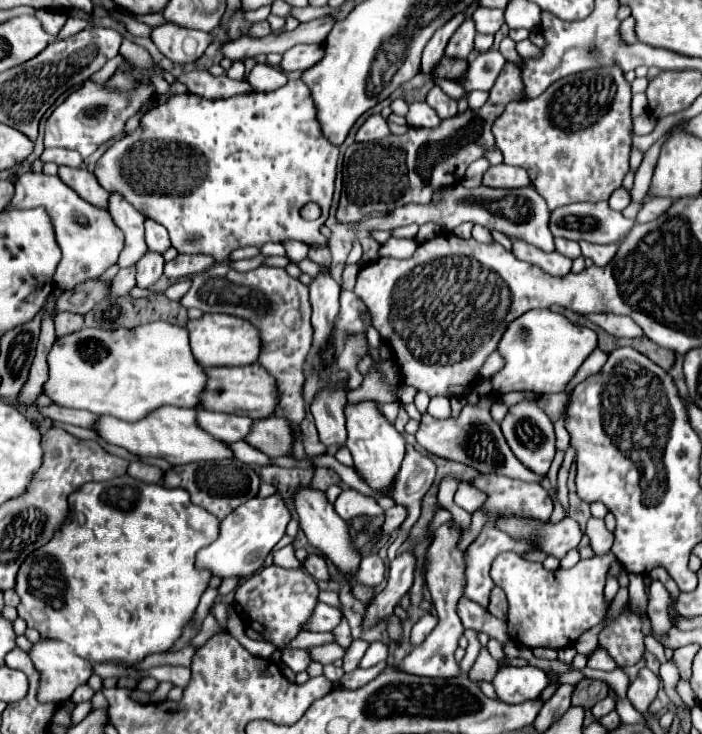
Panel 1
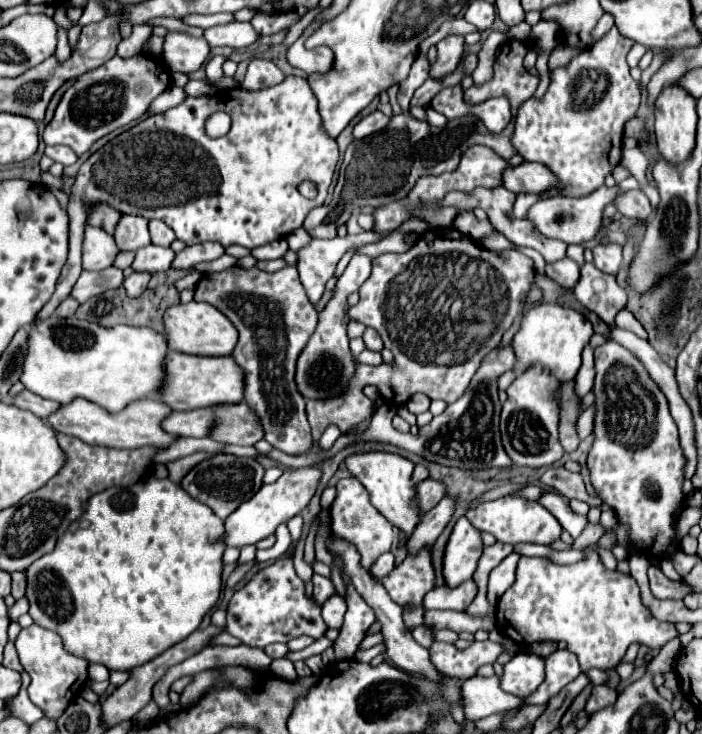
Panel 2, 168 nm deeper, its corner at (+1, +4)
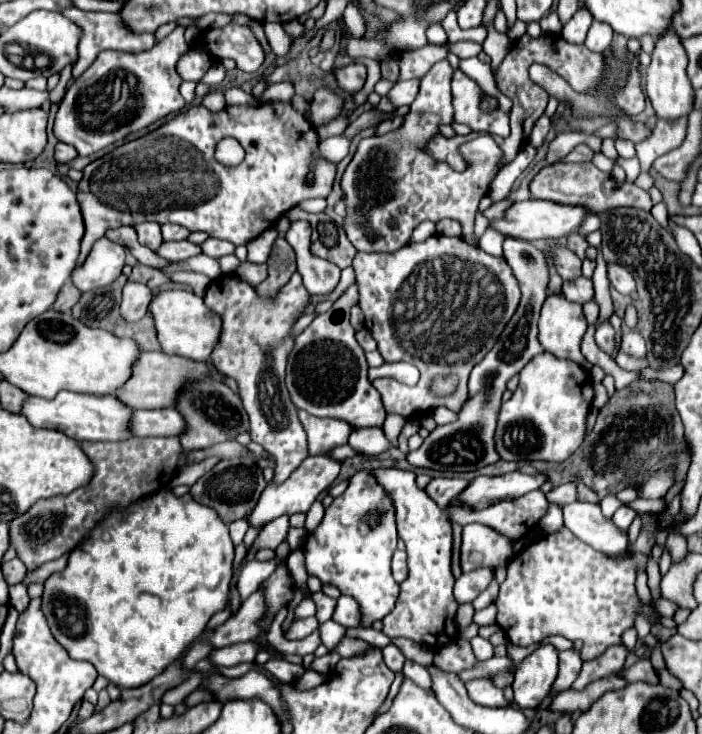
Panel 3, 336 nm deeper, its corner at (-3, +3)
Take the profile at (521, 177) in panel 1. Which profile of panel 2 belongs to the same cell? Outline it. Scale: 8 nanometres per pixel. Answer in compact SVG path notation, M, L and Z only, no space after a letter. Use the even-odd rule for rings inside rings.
M522 163L504 173L504 187L514 193L546 193L560 189L560 179L542 163Z

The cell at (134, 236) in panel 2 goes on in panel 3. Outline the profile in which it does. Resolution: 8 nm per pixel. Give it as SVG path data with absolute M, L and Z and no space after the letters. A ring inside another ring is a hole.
M144 222L136 226L138 242L148 246L150 250L158 250L162 244L162 234L160 234L160 224L158 222Z

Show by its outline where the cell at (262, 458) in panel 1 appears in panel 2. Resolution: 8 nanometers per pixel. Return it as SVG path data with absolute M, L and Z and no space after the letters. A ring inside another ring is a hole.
M204 437L204 439L174 439L172 441L172 445L168 447L168 449L164 449L164 451L160 451L156 457L154 457L154 461L156 463L170 463L170 461L176 461L176 459L180 459L180 457L186 457L186 455L192 455L194 451L208 451L208 453L214 453L214 451L218 451L218 449L222 449L224 445L220 445L220 443L216 443L216 441L212 441L212 439L208 439L208 437Z

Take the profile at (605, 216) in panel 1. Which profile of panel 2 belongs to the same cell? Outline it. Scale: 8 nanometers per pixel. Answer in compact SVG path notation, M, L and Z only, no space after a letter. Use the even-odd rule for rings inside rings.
M602 185L600 189L596 189L596 193L584 195L584 197L544 197L540 201L536 201L528 213L526 213L526 221L532 223L532 227L542 233L544 237L552 237L552 239L560 239L564 243L584 243L590 241L602 227L602 209L612 203L612 199L618 193L618 185L614 187L606 187Z

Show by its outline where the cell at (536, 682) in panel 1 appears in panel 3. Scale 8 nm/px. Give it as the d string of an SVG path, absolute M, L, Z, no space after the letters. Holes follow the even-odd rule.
M550 644L536 648L520 664L514 676L514 704L518 708L536 708L548 694L558 674L558 650Z

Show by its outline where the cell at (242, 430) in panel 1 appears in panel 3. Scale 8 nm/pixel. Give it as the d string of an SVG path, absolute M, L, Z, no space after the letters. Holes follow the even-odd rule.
M176 408L136 410L132 418L132 430L138 436L180 436L184 426L184 416Z

